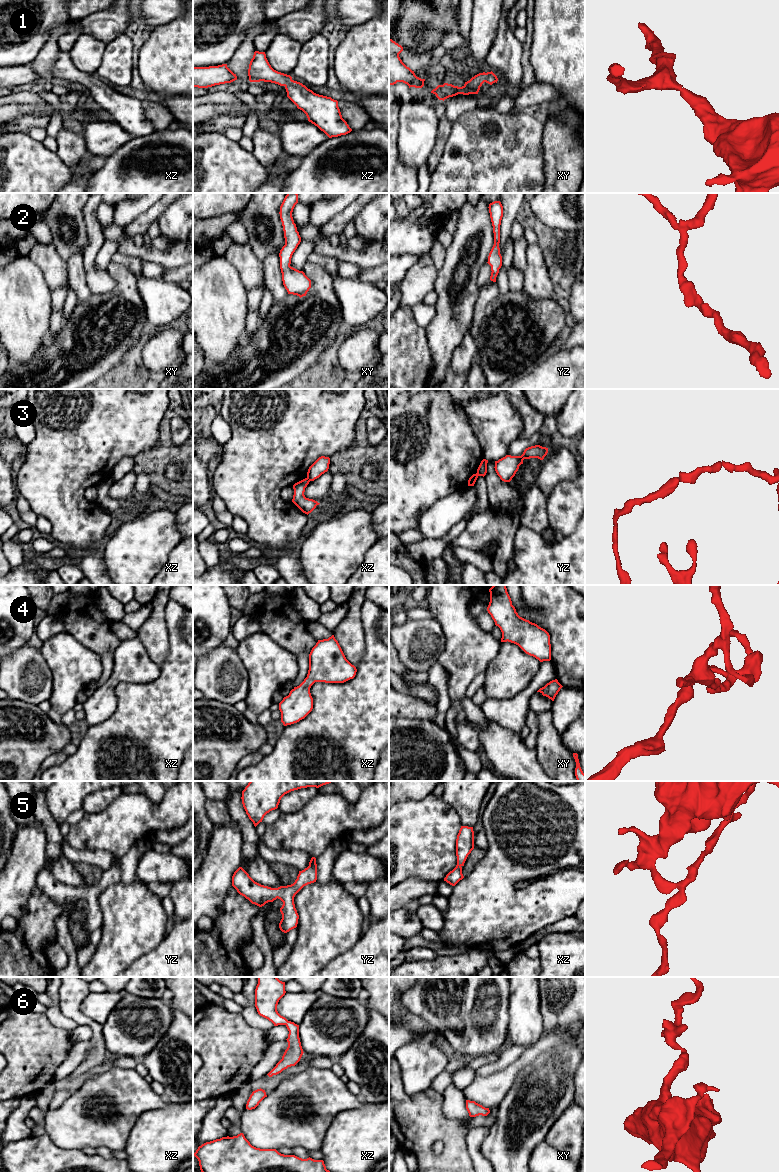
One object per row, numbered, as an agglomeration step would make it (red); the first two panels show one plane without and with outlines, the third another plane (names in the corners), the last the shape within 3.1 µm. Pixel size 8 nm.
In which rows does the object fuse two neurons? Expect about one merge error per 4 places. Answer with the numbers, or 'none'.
3

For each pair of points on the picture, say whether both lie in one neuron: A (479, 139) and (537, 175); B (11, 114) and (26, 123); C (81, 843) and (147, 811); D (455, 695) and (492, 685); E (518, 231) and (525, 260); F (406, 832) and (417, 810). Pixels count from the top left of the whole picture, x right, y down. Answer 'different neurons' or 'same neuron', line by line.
A: same neuron
B: different neurons
C: same neuron
D: different neurons
E: different neurons
F: same neuron

